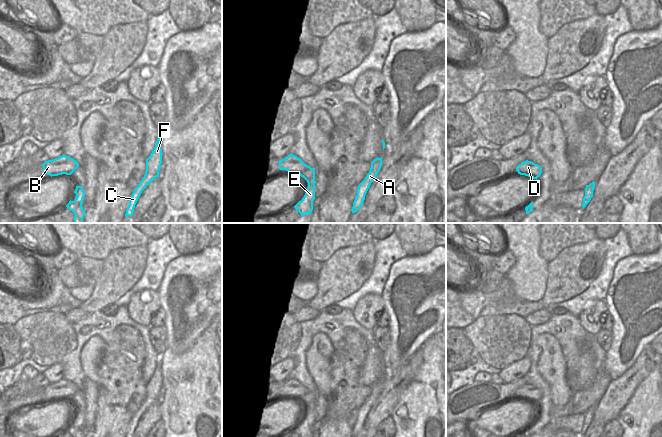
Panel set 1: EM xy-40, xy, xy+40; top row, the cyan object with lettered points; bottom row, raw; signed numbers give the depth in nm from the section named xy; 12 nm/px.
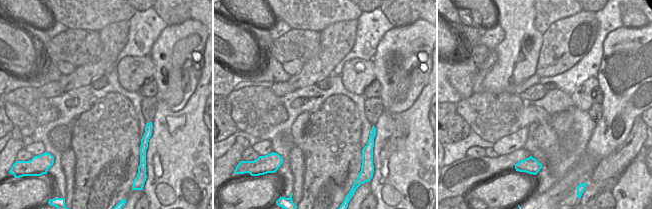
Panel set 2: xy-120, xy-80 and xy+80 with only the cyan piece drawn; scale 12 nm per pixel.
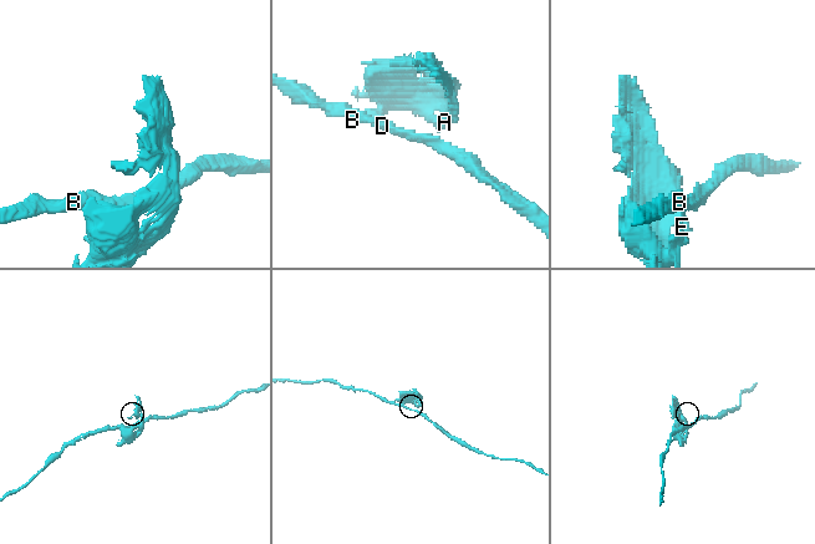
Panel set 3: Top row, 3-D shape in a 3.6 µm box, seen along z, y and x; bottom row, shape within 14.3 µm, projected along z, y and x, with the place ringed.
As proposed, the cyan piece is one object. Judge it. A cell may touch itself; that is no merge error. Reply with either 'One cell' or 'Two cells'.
Two cells.

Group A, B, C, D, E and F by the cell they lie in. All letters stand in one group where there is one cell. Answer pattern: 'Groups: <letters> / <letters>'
Groups: A C E F / B D.

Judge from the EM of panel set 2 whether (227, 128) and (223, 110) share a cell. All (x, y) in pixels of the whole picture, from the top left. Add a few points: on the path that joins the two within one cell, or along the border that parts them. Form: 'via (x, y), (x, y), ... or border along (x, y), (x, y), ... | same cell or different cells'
via (224, 124), (223, 114) | same cell

